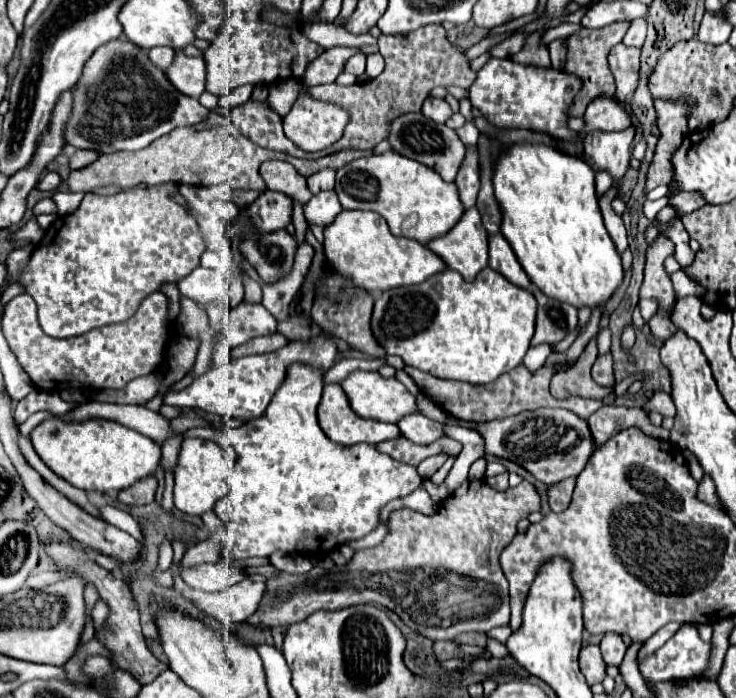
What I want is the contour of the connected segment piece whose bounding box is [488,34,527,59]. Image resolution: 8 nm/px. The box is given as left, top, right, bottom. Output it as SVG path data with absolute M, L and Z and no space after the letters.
M514 34L491 48L488 52L491 57L504 59L518 53L525 43L527 34Z

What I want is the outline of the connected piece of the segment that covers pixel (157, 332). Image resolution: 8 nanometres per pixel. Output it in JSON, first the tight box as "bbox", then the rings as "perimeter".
{"bbox":[2,293,168,391],"perimeter":[[[164,293],[148,295],[134,317],[126,323],[114,323],[110,329],[92,329],[80,337],[56,339],[46,335],[36,321],[36,303],[32,297],[16,295],[4,311],[2,333],[32,383],[44,391],[60,391],[68,387],[90,389],[122,389],[132,379],[152,373],[166,355],[168,299]]]}

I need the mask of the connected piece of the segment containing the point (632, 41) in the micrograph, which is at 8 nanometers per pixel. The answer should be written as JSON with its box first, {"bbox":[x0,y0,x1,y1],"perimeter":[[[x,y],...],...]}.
{"bbox":[624,19,646,47],"perimeter":[[[634,19],[630,23],[630,29],[628,33],[624,35],[624,45],[630,45],[630,47],[642,47],[644,45],[644,39],[646,39],[646,27],[644,27],[644,19]]]}

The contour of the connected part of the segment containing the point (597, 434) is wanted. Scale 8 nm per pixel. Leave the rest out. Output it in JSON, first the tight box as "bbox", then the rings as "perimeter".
{"bbox":[588,405,670,447],"perimeter":[[[604,405],[602,409],[598,409],[590,419],[588,419],[592,437],[594,437],[594,445],[600,447],[604,445],[612,435],[616,435],[618,431],[636,425],[640,429],[644,429],[646,435],[668,441],[670,431],[662,426],[654,426],[650,423],[648,415],[642,409],[630,409],[630,407],[616,407],[616,405]]]}

